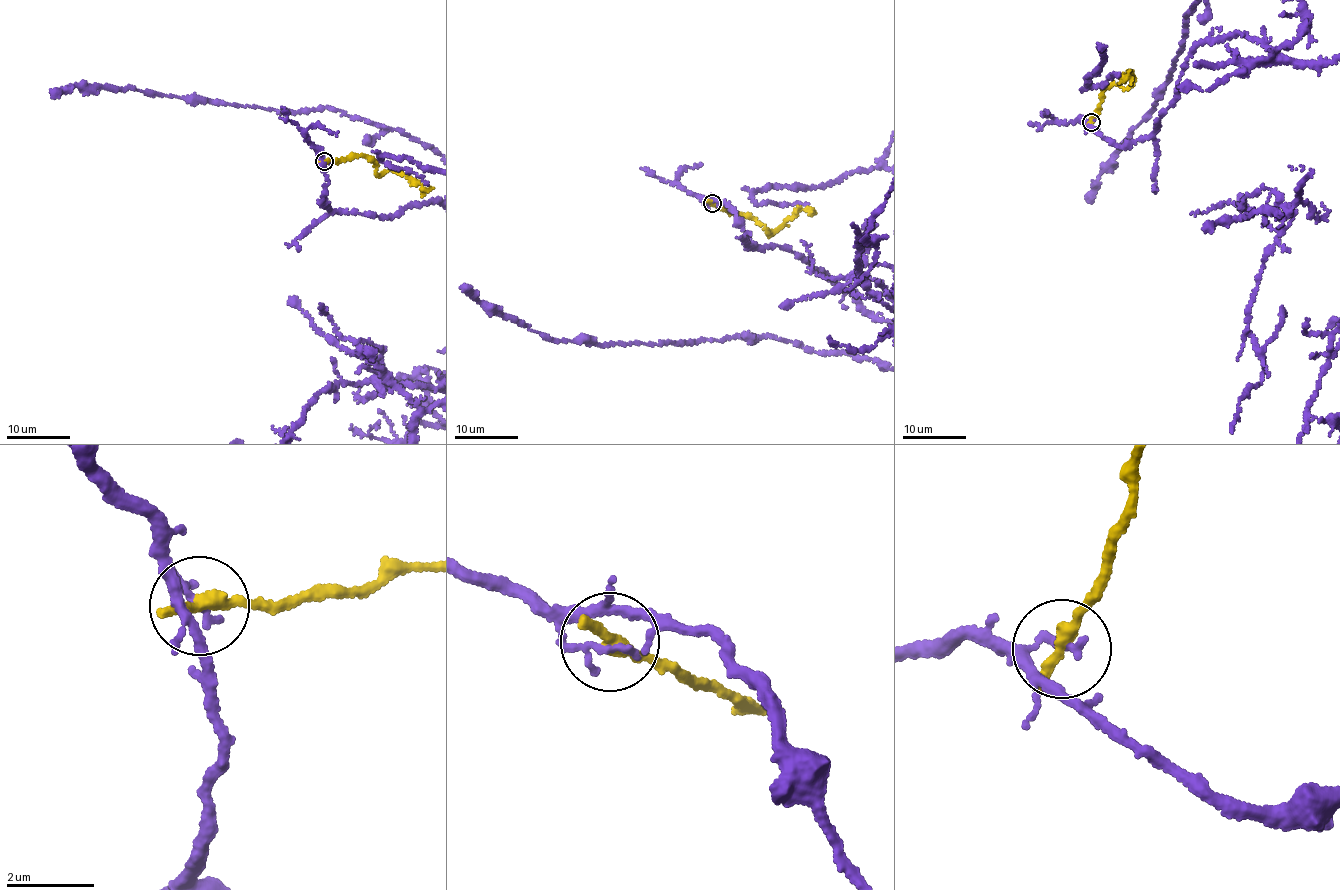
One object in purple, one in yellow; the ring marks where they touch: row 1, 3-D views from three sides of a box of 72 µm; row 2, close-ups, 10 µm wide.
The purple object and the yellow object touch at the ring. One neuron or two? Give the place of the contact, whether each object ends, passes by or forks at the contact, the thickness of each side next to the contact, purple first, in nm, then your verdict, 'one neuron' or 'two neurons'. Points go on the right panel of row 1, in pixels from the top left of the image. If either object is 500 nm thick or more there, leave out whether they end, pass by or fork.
place (1091, 122); purple passes by; yellow ends; calibres 130 and 380 nm; two neurons

